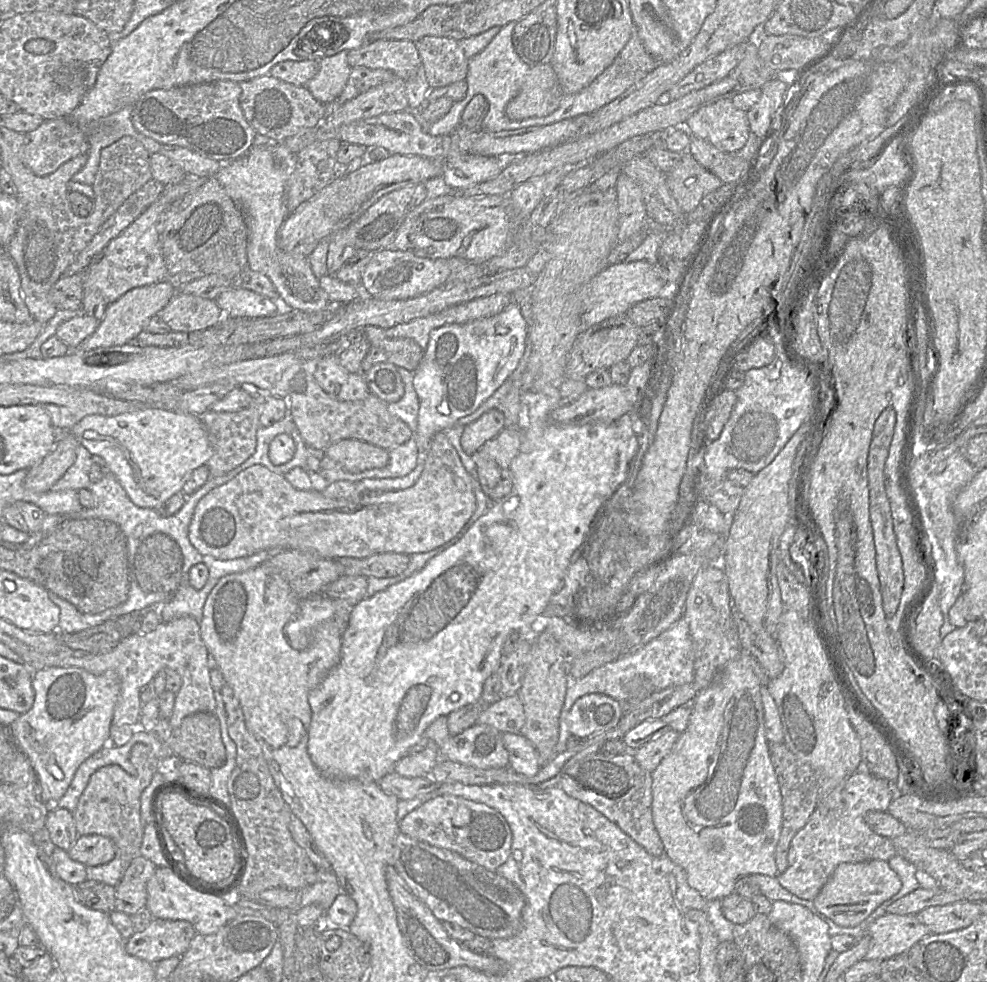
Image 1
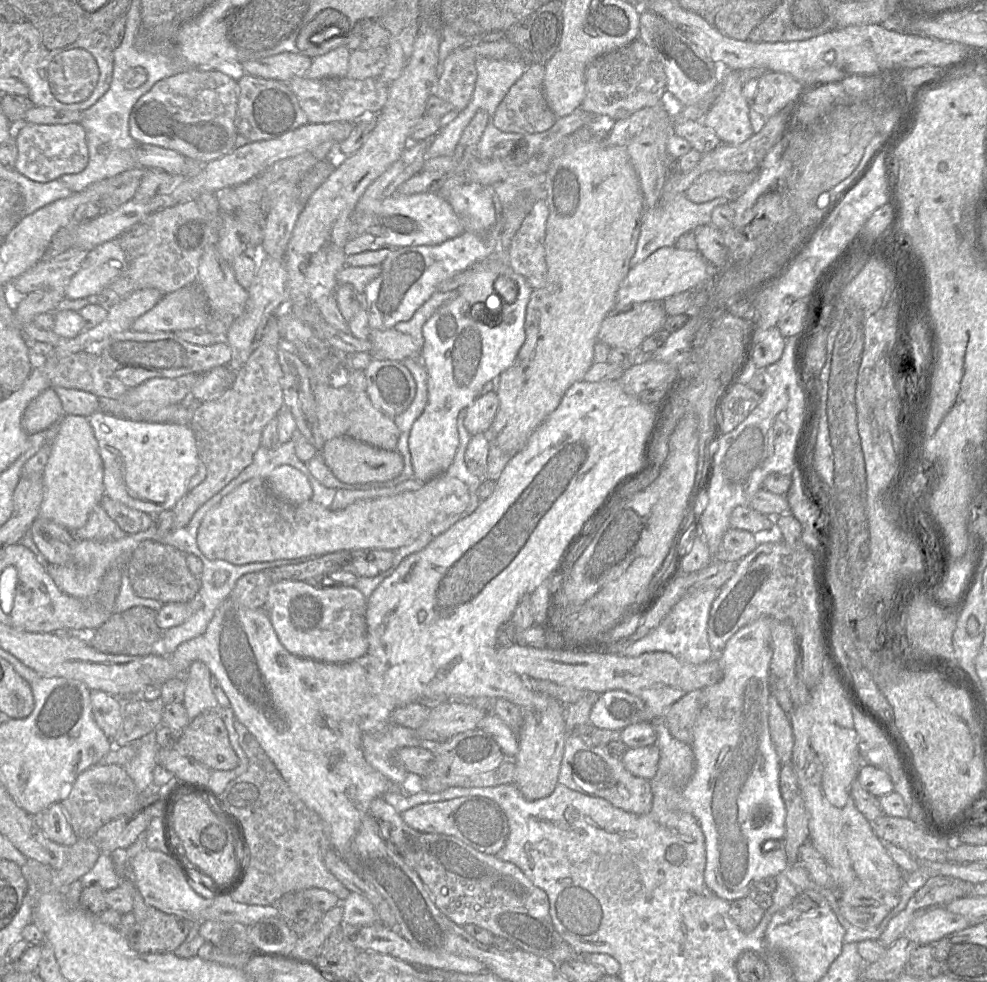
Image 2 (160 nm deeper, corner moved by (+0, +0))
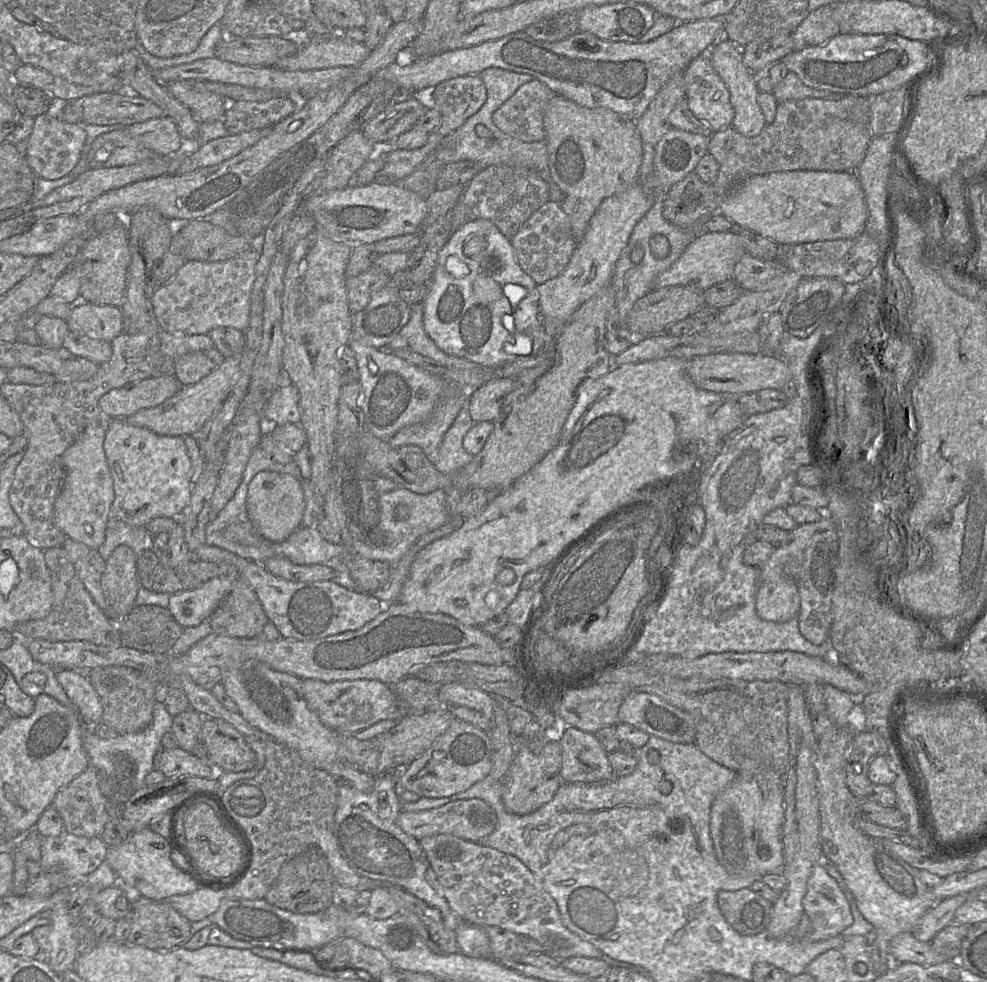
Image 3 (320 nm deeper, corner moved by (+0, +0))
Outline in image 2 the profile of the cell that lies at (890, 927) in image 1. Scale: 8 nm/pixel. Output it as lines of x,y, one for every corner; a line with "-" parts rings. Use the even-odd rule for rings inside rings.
944,906
918,915
906,928
903,936
918,945
934,944
944,936
969,926
964,916
952,913

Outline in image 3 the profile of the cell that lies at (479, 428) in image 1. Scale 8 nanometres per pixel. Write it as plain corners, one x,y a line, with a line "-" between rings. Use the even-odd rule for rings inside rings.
494,378
474,390
466,404
474,422
493,421
505,397
517,387
515,378

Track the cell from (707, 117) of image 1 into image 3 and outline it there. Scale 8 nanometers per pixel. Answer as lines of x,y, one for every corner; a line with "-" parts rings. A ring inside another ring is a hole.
724,39
714,44
707,52
713,68
726,85
730,102
734,108
734,117
731,123
736,131
746,137
757,136
765,127
766,122
763,112
757,102
759,93
753,74
743,62
741,49
729,39

